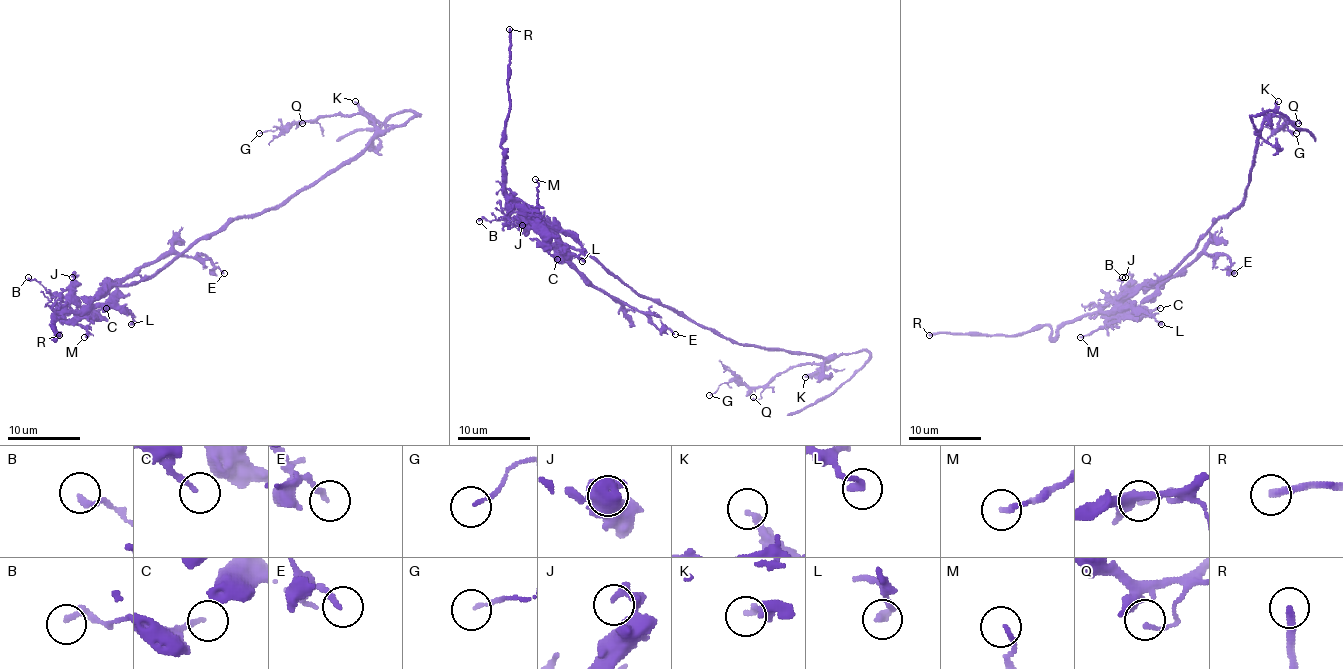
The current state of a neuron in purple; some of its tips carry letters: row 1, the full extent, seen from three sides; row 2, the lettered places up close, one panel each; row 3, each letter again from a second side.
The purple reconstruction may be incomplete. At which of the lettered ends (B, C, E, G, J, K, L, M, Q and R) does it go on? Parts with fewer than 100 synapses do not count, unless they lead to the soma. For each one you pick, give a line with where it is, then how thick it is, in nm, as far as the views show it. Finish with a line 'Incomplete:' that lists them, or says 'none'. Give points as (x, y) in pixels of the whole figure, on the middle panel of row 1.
Incomplete: none

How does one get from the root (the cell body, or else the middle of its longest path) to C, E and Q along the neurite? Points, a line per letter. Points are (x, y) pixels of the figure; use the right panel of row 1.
C: (1203, 235), (1167, 275), (1152, 284), (1143, 284), (1116, 313), (1120, 317), (1138, 317), (1149, 315), (1160, 308)
E: (1203, 235), (1167, 275), (1147, 284), (1163, 284), (1201, 253), (1214, 257), (1225, 255), (1234, 273)
Q: (1203, 235), (1245, 199), (1263, 115), (1283, 115), (1290, 123), (1299, 121), (1298, 123)

